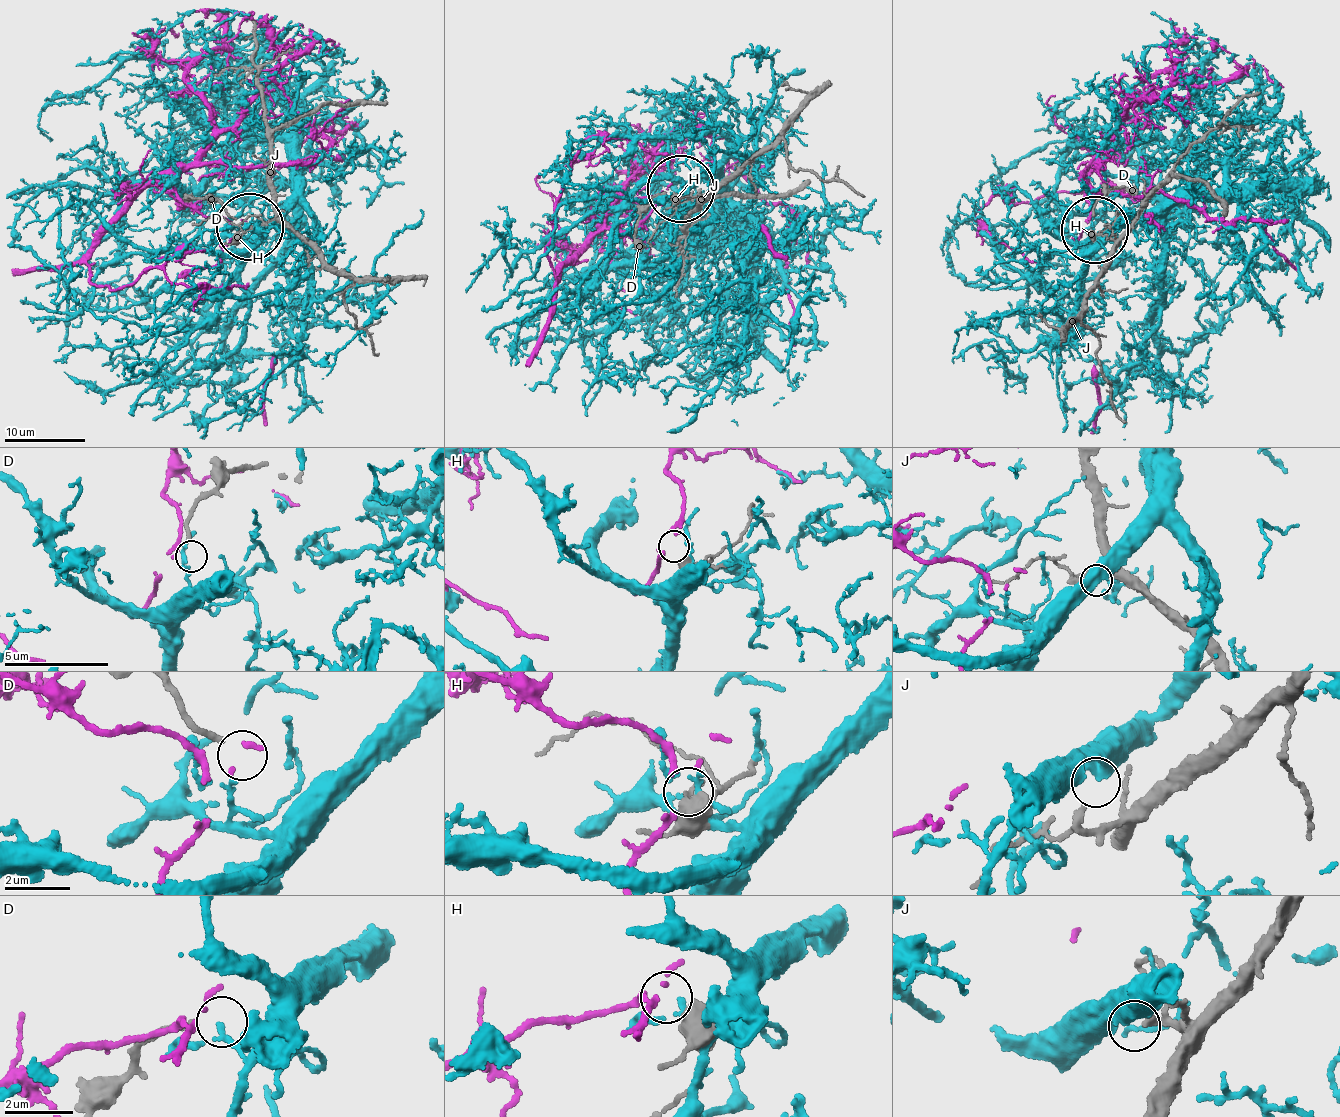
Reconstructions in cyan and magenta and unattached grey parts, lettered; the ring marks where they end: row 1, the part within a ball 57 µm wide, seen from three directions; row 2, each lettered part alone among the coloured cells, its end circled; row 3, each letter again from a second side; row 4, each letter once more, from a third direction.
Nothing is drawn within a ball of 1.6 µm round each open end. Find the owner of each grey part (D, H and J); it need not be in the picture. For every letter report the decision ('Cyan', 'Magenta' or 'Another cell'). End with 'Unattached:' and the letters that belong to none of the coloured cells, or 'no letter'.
D: Another cell
H: Magenta
J: Another cell
Unattached: D, J

